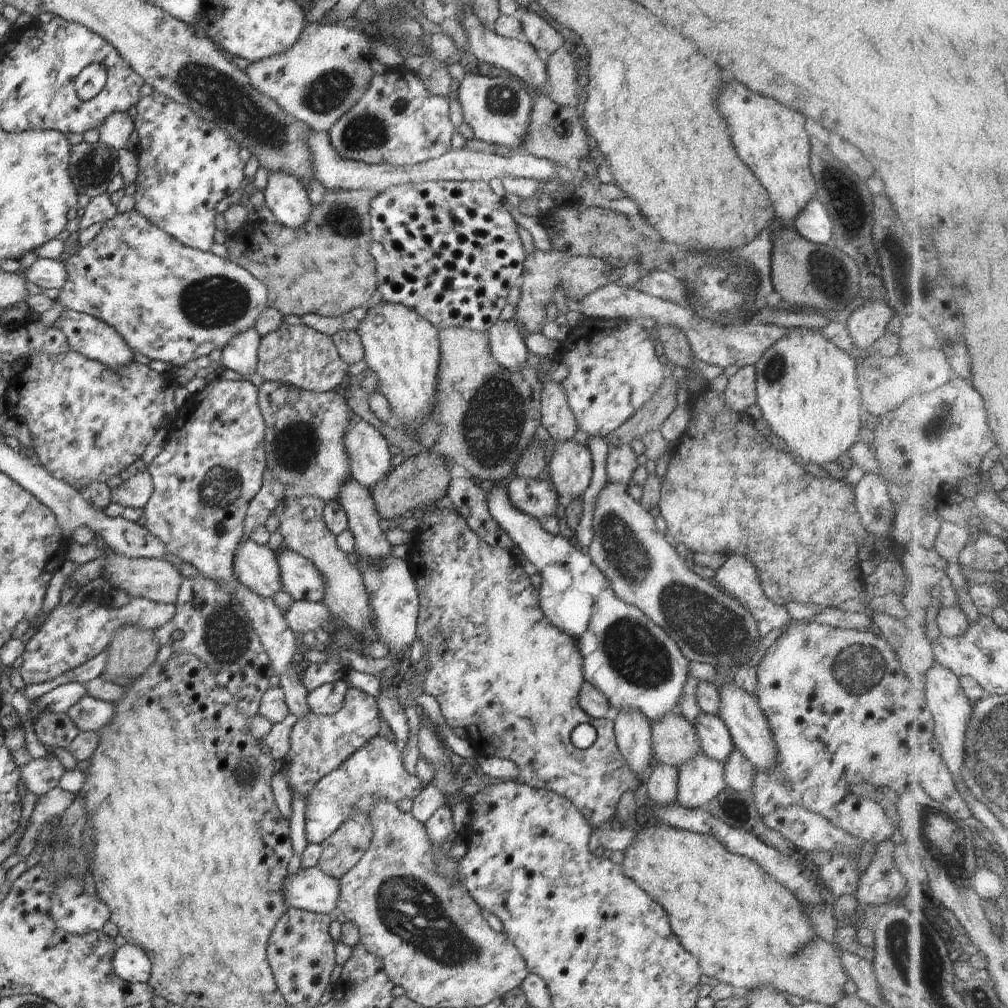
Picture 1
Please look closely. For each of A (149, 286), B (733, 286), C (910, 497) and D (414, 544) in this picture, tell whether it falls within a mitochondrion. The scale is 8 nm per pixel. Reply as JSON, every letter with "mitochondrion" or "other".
{"A":"other","B":"mitochondrion","C":"other","D":"other"}

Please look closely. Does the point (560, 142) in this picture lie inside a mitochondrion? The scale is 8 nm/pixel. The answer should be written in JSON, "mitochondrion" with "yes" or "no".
{"mitochondrion":"no"}

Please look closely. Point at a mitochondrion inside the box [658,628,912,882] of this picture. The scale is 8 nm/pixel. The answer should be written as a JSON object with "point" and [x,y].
{"point":[861,668]}

